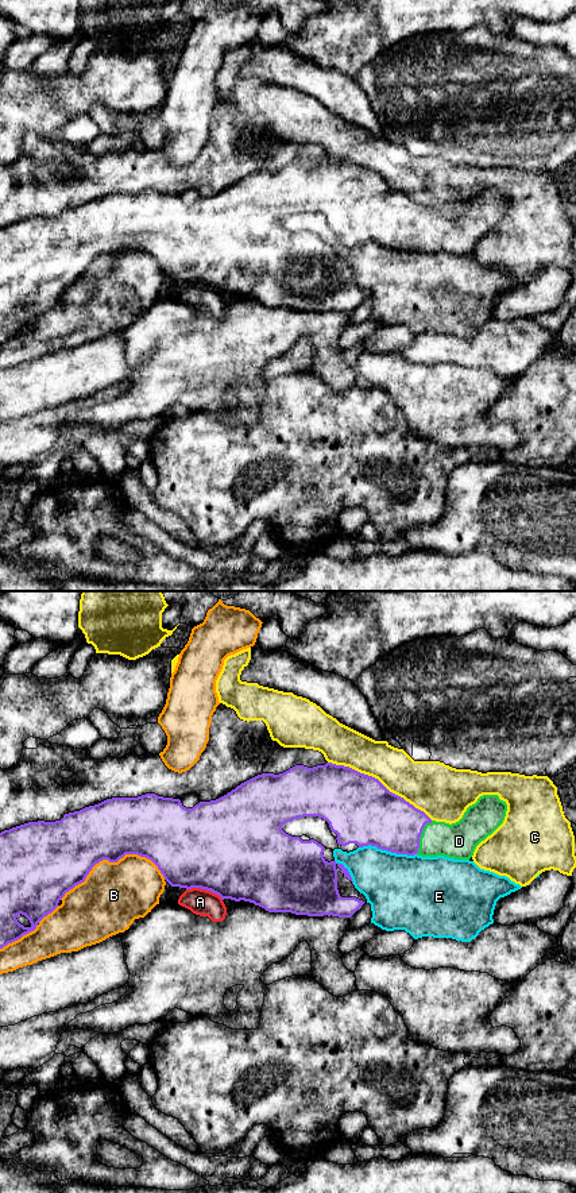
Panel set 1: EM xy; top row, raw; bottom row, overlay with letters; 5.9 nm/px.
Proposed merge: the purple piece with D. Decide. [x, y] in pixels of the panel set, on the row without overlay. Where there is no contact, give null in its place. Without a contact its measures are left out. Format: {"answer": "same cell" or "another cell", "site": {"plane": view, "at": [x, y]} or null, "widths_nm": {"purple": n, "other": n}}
{"answer": "same cell", "site": {"plane": "xy", "at": [420, 231]}, "widths_nm": {"purple": 340, "other": 220}}

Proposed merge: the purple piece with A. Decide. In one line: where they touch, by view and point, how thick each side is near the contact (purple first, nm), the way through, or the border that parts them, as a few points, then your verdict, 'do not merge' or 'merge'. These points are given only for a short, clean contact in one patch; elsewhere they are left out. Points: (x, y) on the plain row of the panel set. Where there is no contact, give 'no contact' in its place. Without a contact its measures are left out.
xy (205, 284) | 500/160 nm | along xy (186, 284), (205, 284), (223, 294) | do not merge

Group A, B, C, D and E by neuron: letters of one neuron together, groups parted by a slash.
A / B / C / D / E

